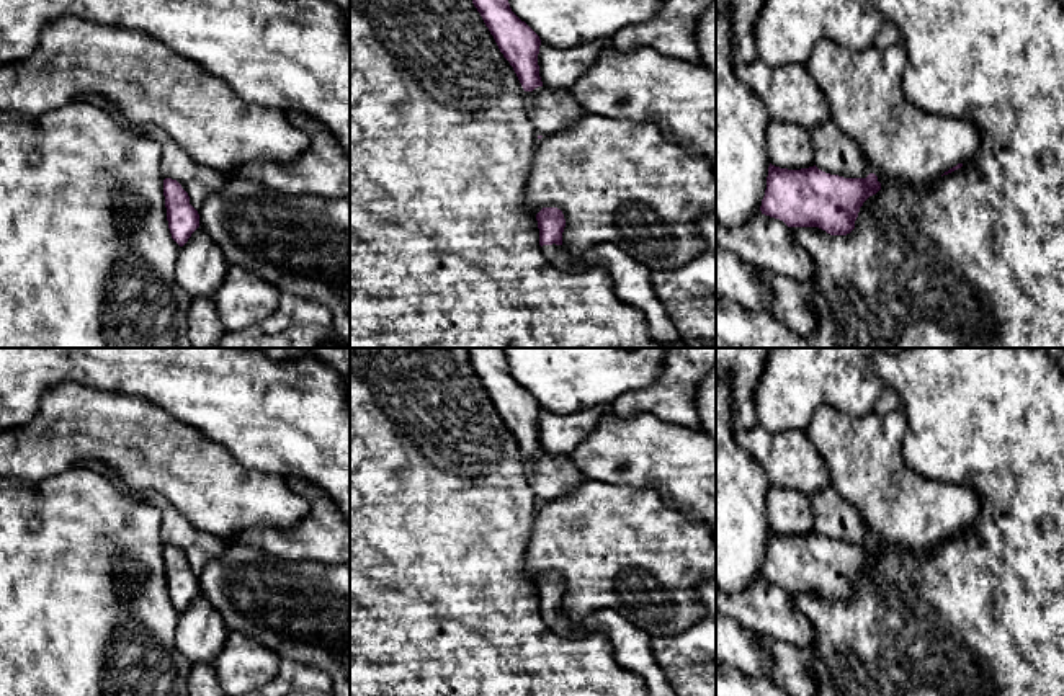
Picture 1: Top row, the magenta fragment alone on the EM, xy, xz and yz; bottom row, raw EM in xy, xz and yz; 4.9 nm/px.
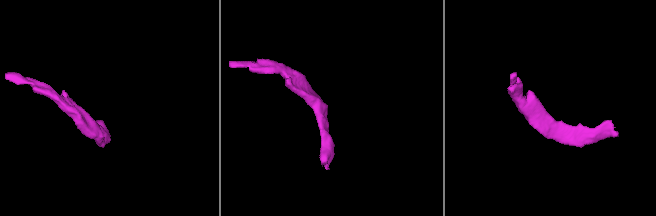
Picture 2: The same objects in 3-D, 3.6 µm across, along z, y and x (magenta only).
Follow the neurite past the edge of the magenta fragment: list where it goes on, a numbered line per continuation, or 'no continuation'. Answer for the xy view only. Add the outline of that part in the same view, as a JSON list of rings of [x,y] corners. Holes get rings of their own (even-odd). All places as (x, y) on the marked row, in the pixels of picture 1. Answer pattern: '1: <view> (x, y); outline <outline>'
no continuation

